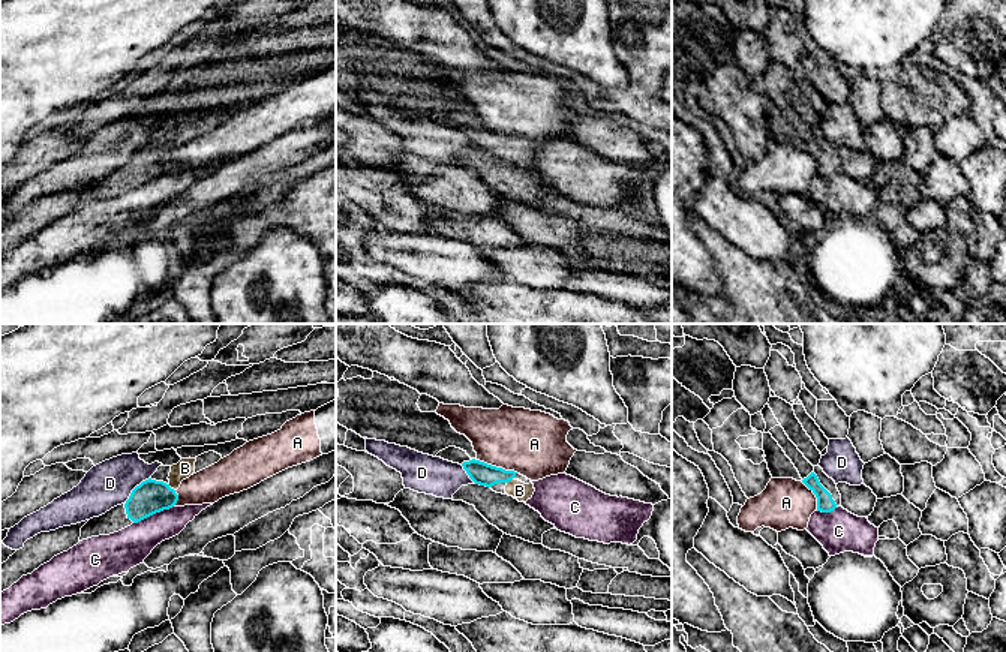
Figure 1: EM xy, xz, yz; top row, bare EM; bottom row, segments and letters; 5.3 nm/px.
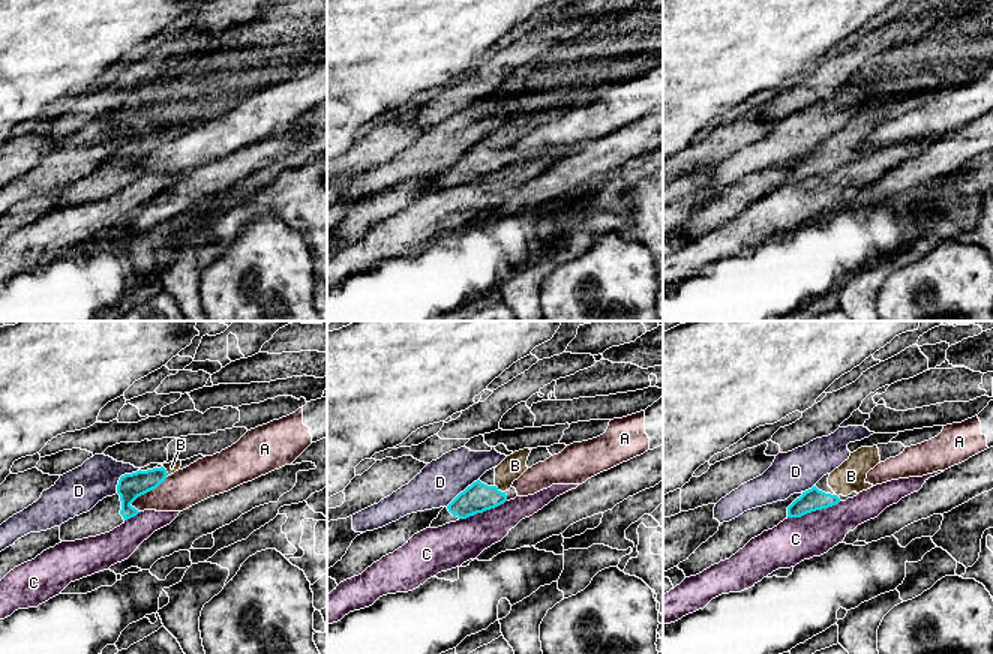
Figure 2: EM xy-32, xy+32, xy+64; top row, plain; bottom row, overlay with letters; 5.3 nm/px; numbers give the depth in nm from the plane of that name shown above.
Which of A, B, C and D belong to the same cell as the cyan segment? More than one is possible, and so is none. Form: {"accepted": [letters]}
{"accepted": ["B"]}

